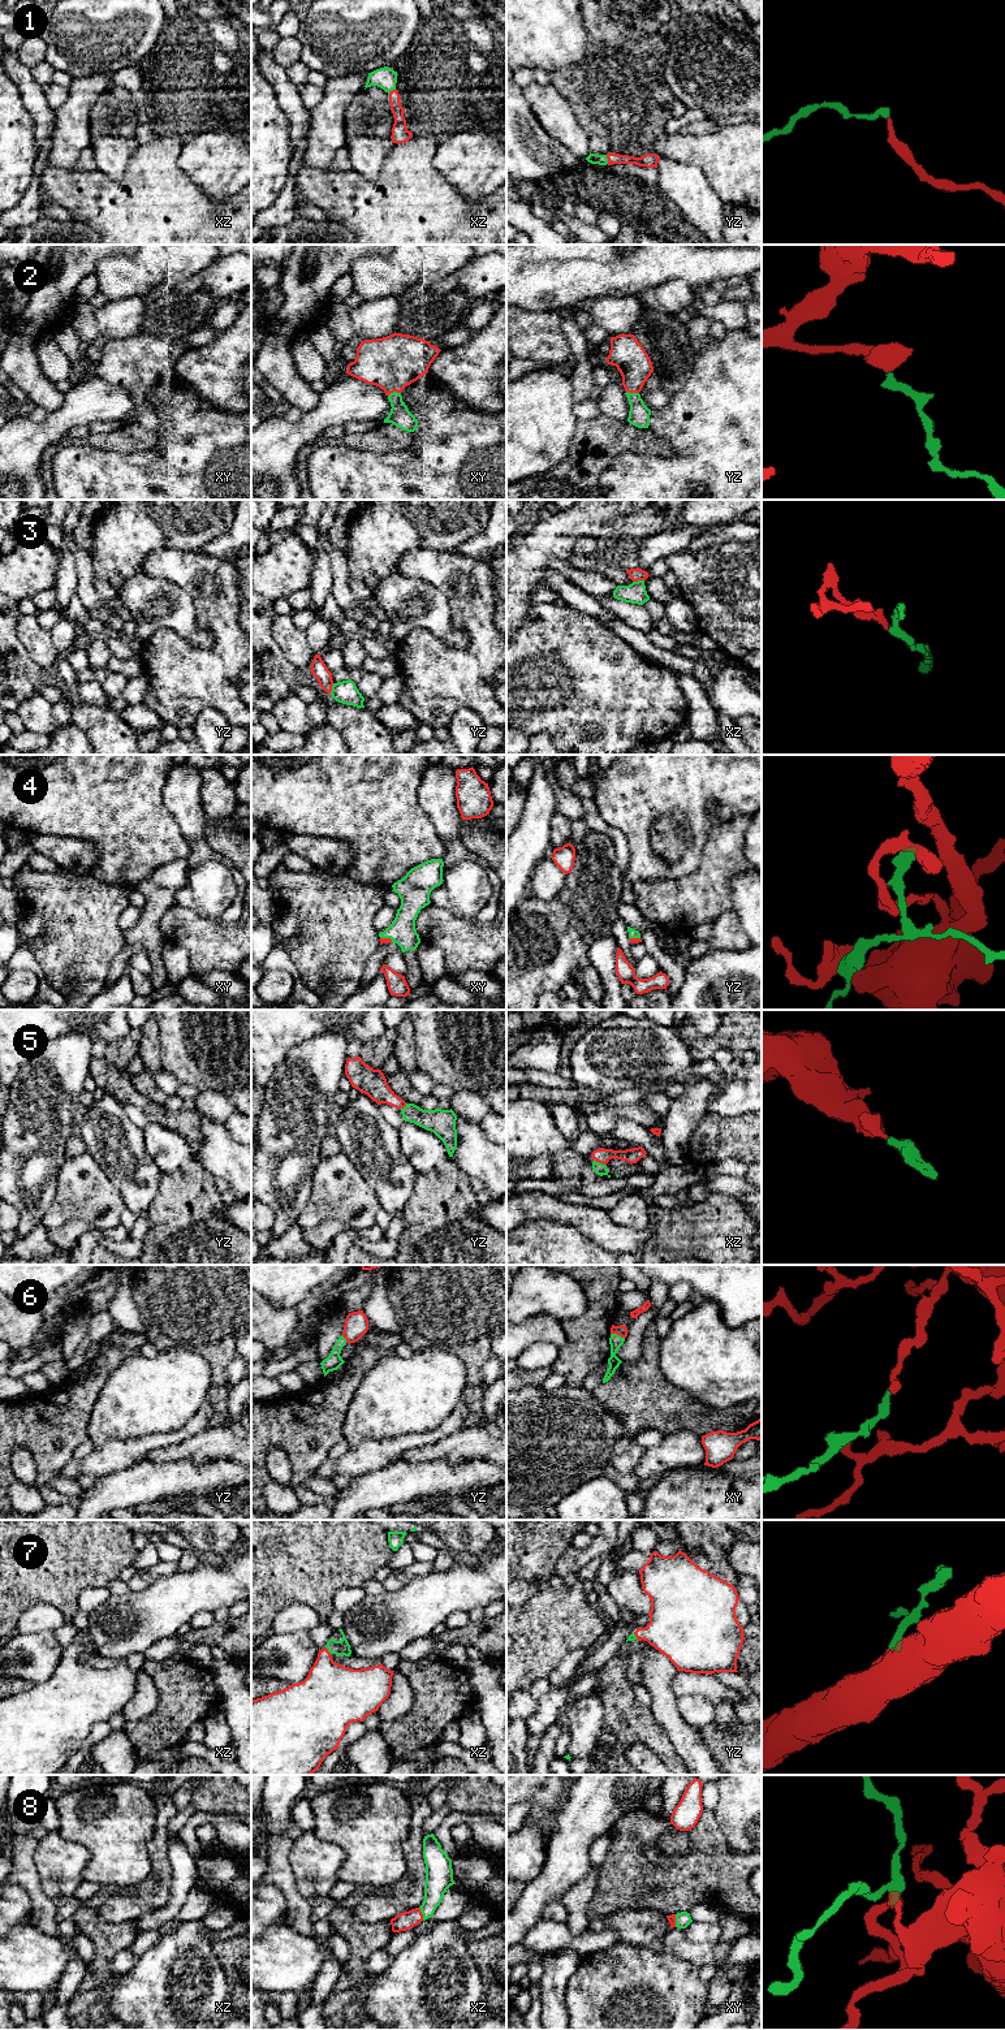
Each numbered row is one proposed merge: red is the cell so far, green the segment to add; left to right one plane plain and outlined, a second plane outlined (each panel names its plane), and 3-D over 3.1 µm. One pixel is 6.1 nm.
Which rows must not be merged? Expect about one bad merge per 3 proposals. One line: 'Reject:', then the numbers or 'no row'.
Reject: 3

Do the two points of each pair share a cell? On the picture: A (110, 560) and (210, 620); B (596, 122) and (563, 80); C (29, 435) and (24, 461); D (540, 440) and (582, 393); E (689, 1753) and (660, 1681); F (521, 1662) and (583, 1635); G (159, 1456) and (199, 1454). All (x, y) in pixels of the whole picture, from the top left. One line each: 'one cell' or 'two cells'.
A: two cells
B: one cell
C: one cell
D: two cells
E: one cell
F: one cell
G: one cell

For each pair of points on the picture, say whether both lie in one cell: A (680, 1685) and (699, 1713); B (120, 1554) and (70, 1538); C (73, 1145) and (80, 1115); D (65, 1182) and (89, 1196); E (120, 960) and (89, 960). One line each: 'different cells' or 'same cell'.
A: different cells
B: same cell
C: same cell
D: same cell
E: different cells

